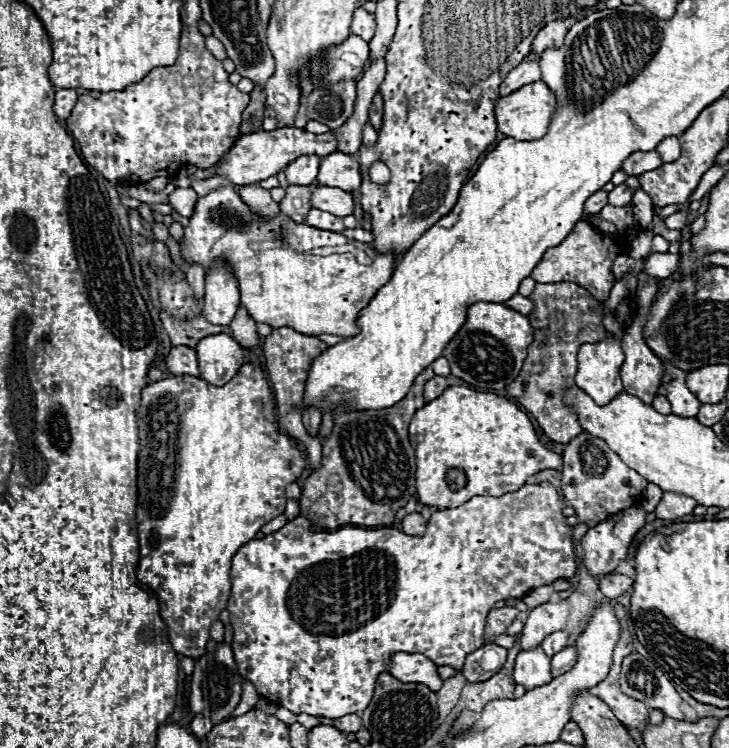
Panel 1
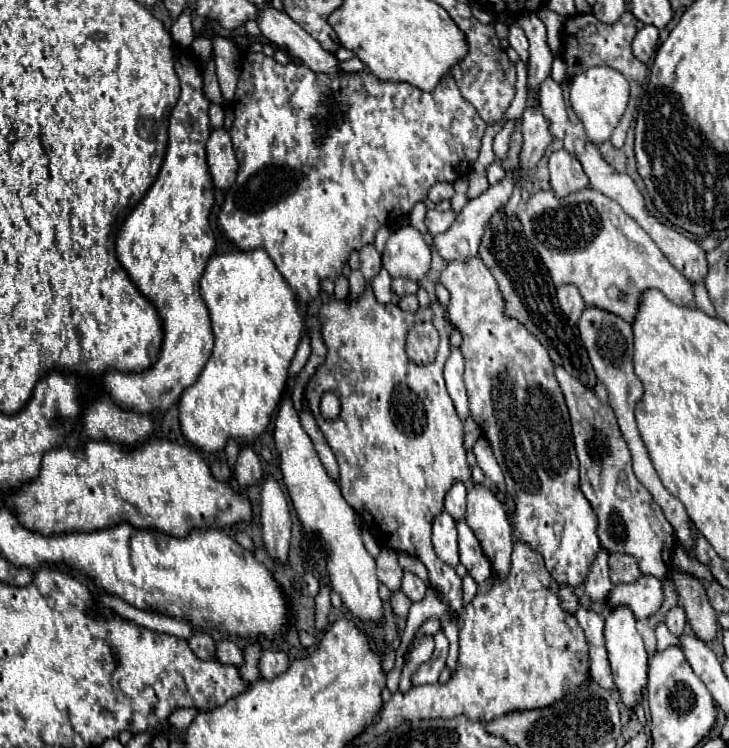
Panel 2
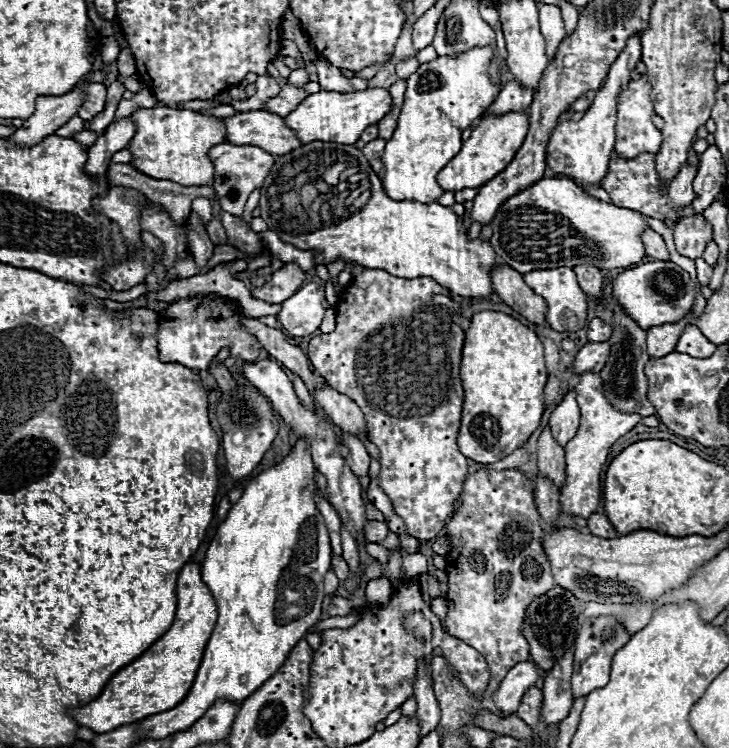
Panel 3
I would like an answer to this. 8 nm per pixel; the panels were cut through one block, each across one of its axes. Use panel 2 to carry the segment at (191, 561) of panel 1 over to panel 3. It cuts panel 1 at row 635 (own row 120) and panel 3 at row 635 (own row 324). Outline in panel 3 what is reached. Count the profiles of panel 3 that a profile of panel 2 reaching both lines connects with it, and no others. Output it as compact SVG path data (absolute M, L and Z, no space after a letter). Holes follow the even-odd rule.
M188 562L182 568L176 592L178 610L170 630L160 640L156 640L142 656L118 670L98 698L82 708L68 710L80 726L90 728L92 732L112 732L112 728L120 728L120 724L134 724L146 716L172 710L186 698L200 668L204 648L212 636L218 612L212 594L200 578L200 566L196 562Z

